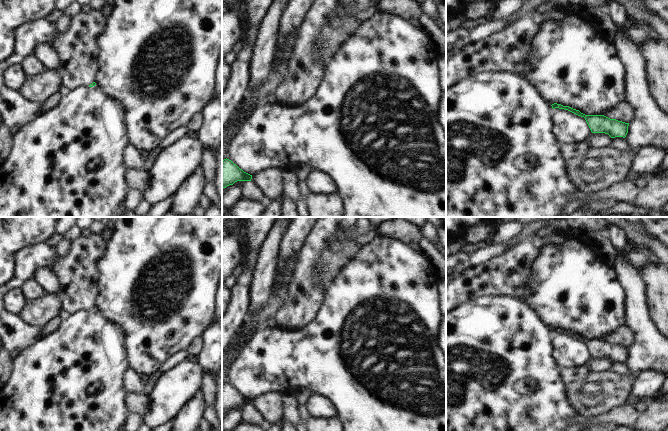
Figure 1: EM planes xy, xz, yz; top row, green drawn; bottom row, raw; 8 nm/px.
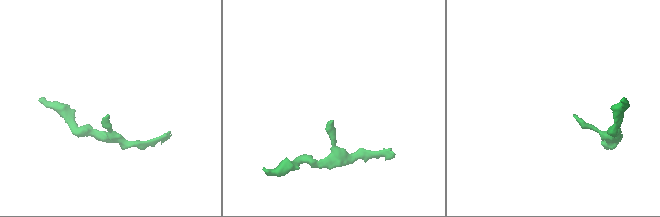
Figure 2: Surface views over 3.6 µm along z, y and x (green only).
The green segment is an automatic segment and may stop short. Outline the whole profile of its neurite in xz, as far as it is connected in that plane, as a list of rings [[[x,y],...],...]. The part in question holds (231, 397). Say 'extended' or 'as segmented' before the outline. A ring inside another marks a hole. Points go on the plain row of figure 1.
as segmented | [[[229,383],[222,384],[222,412],[233,409],[237,405],[251,405],[252,399],[244,396]]]

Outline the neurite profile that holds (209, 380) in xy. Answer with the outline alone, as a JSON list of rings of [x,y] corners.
[[[204,370],[201,378],[201,394],[205,406],[215,403],[217,392],[217,376],[210,371]]]

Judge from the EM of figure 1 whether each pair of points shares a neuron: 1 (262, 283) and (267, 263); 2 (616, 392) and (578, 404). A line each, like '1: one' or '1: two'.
1: one
2: one

